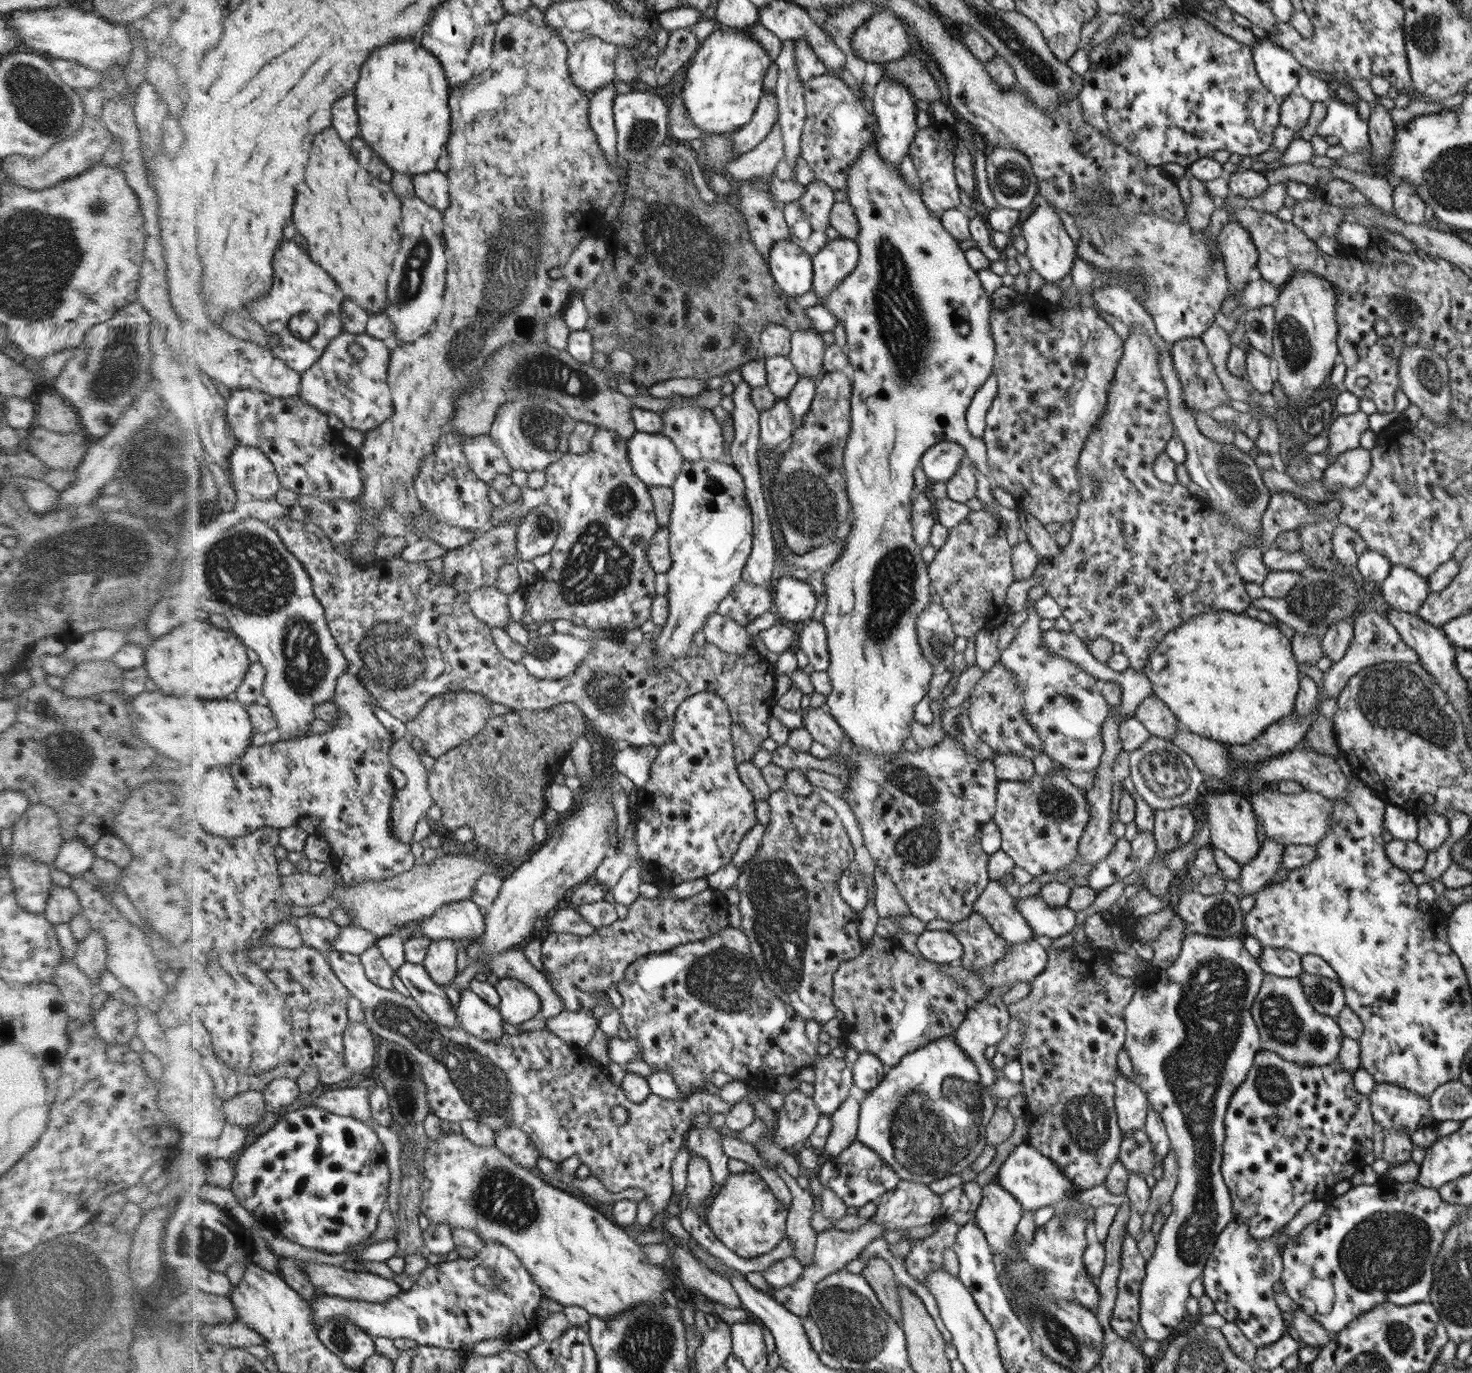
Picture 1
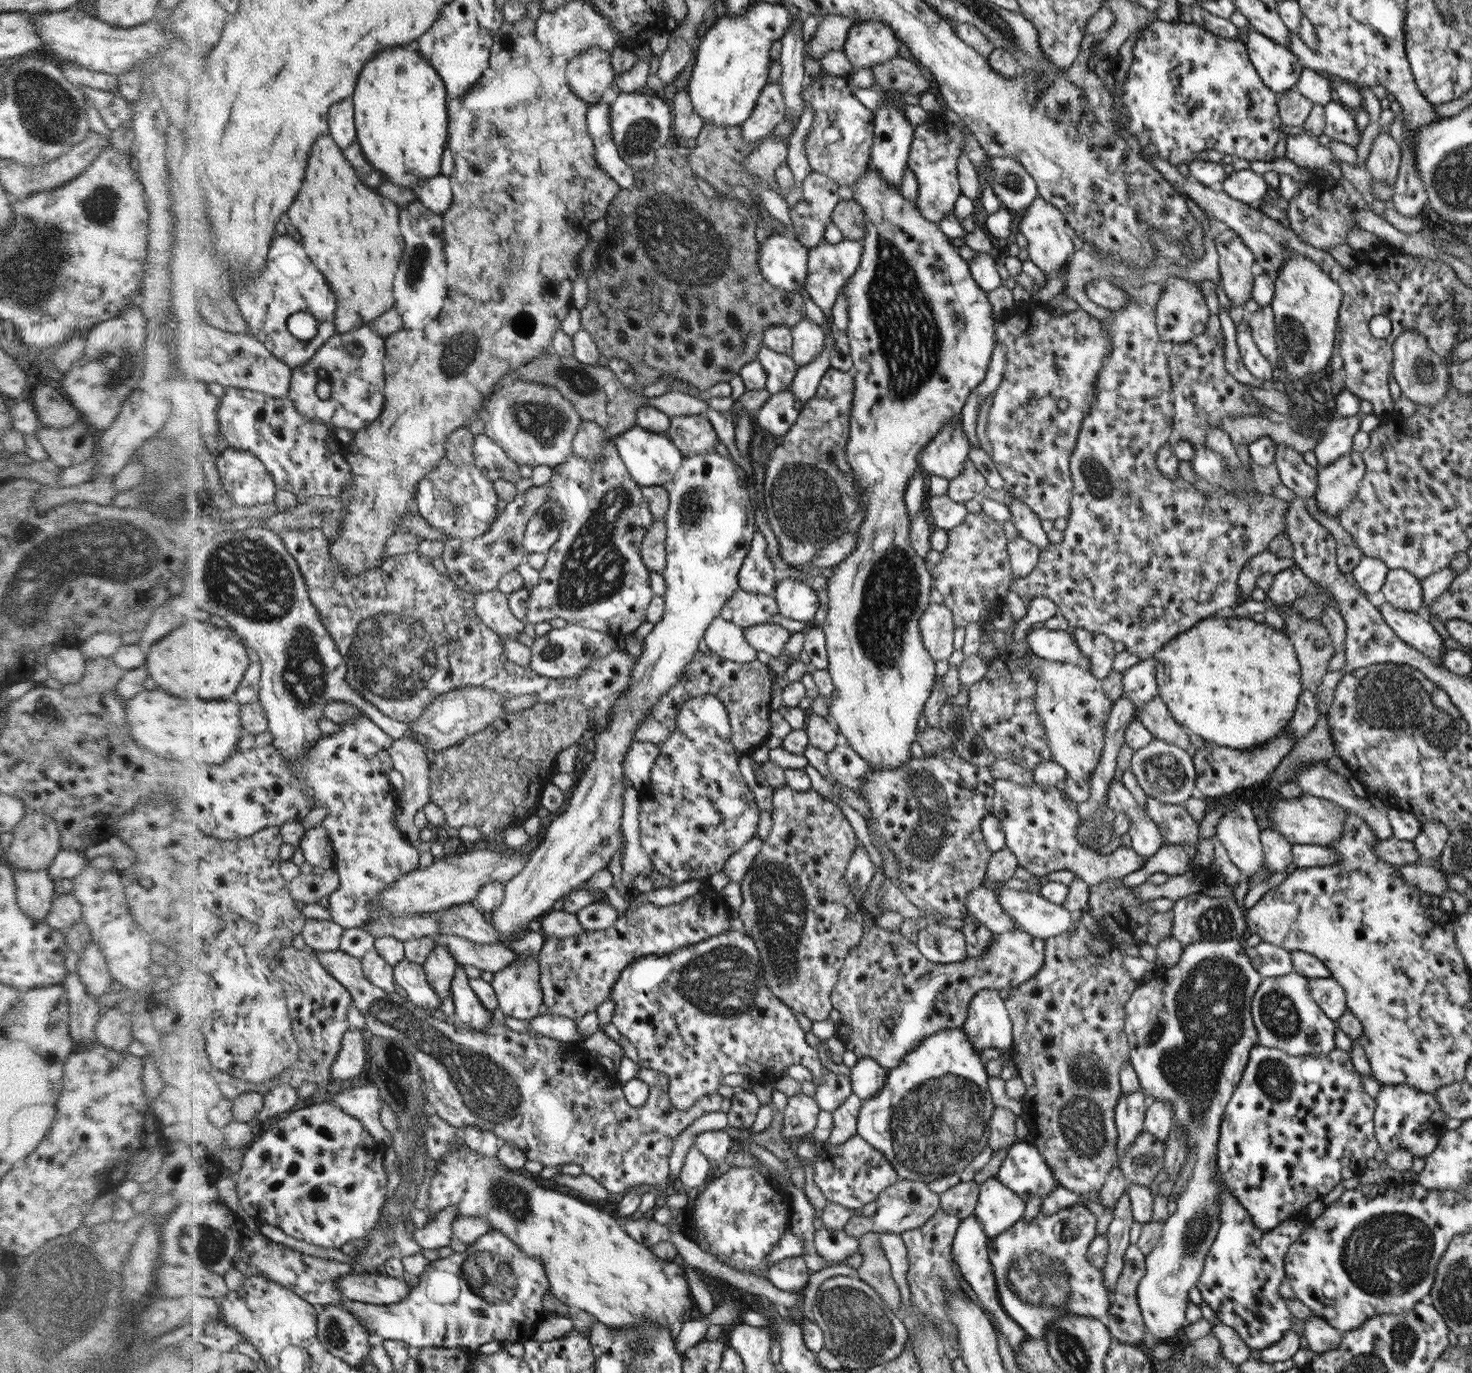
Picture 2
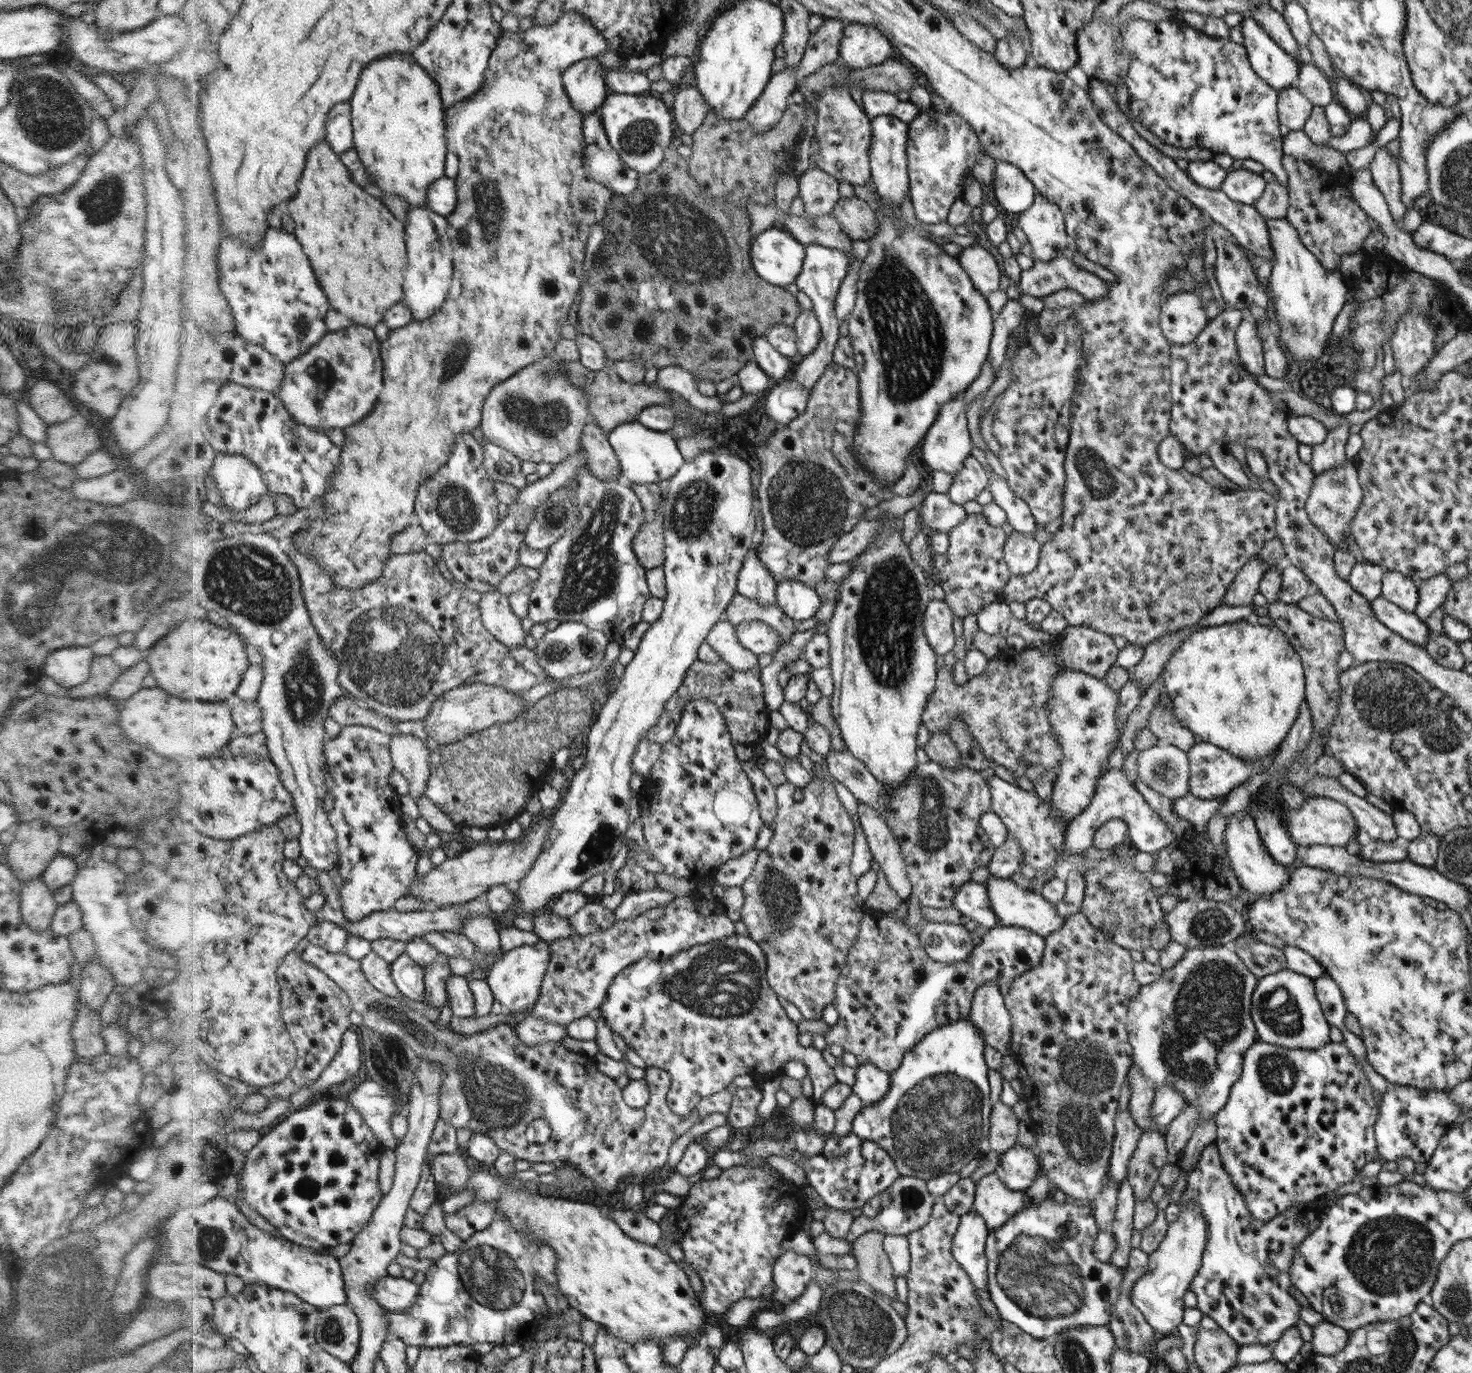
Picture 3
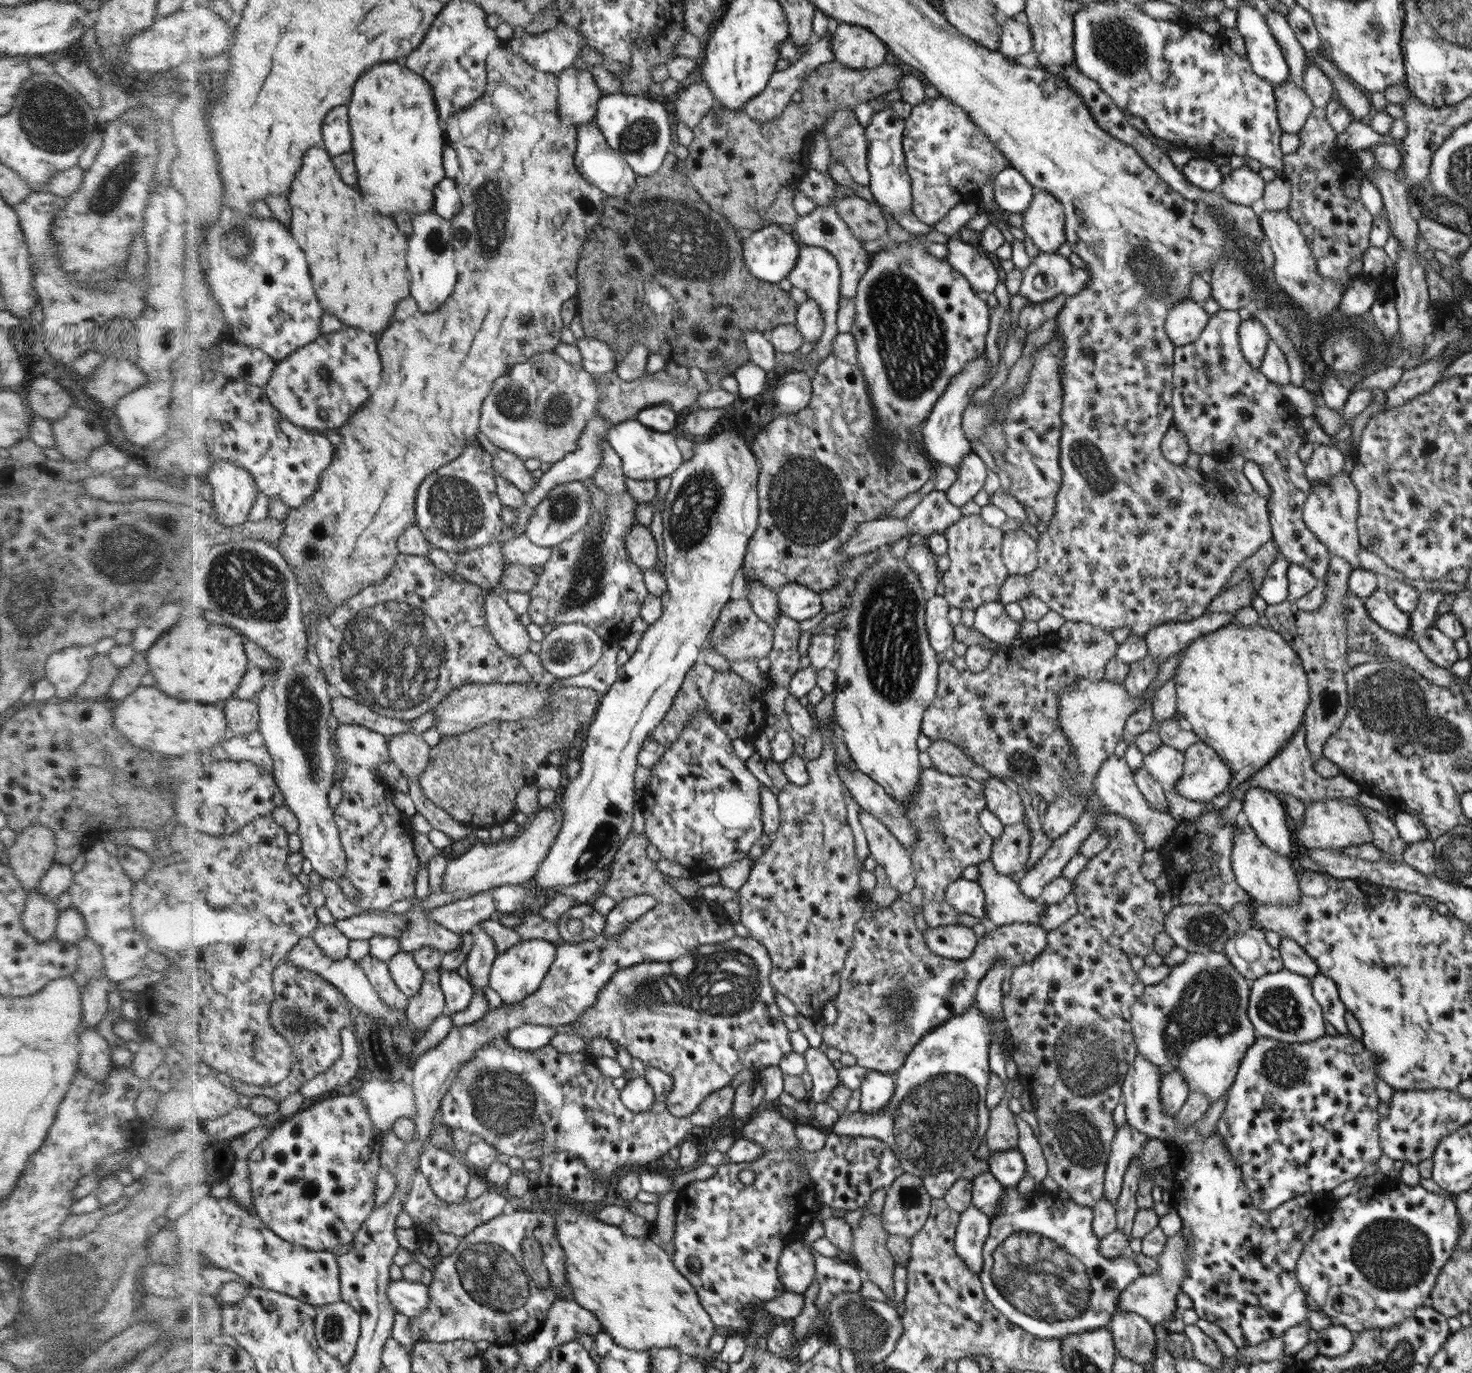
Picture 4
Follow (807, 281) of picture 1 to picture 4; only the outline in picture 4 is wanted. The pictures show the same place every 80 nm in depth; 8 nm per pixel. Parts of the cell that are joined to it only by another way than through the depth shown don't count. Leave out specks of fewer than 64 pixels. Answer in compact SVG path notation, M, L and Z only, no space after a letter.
M772 224L742 238L743 261L756 278L779 283L794 268L801 244L788 228Z

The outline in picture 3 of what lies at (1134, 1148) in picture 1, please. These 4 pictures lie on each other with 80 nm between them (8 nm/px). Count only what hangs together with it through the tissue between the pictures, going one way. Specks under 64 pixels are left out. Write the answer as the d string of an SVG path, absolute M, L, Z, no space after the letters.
M1158 1130L1143 1131L1130 1163L1128 1163L1127 1175L1125 1176L1126 1180L1132 1185L1135 1198L1142 1200L1150 1196L1152 1188L1158 1184L1158 1174L1164 1165L1168 1165L1168 1160L1169 1152L1165 1135L1162 1132L1158 1132Z

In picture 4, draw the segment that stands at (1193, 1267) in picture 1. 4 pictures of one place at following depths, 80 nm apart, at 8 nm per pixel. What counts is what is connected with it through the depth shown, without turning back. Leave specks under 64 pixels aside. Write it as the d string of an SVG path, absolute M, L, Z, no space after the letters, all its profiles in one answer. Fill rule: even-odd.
M1224 952L1212 953L1190 953L1184 963L1171 968L1170 974L1158 984L1147 986L1143 996L1135 1002L1132 1009L1132 1035L1136 1038L1137 1050L1147 1059L1150 1059L1156 1066L1161 1068L1163 1078L1174 1069L1181 1070L1184 1078L1187 1080L1189 1092L1200 1091L1209 1096L1209 1101L1215 1103L1220 1097L1226 1095L1231 1084L1238 1076L1239 1066L1247 1054L1248 1048L1255 1044L1258 1035L1255 1033L1254 1024L1248 1019L1247 1006L1250 1004L1251 982L1246 980L1226 959ZM1181 1231L1172 1237L1166 1237L1165 1249L1156 1256L1159 1262L1159 1269L1154 1274L1144 1274L1135 1281L1132 1281L1123 1290L1118 1298L1117 1310L1135 1312L1146 1319L1152 1326L1164 1325L1172 1318L1172 1313L1177 1308L1176 1295L1181 1291L1181 1284L1187 1271L1187 1248L1189 1238Z

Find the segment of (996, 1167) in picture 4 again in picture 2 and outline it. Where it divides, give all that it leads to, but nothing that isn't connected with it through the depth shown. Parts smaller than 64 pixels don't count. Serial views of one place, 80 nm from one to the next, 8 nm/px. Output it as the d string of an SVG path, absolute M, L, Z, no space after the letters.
M1022 1140L1007 1150L996 1177L1025 1202L1034 1196L1046 1197L1054 1183L1058 1183L1040 1150L1029 1140Z

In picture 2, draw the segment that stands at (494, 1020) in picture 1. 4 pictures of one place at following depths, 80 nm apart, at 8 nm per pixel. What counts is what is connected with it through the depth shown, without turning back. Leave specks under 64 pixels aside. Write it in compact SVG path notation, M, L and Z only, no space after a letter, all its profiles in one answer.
M457 964L455 977L451 982L451 996L456 1012L454 1018L470 1026L472 1031L486 1032L494 1024L492 1010L486 1010L480 1004L460 964Z

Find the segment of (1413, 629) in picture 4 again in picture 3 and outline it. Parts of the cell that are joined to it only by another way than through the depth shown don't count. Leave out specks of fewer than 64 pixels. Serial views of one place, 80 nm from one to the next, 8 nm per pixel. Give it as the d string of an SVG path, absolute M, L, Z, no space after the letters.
M1445 573L1423 580L1419 590L1419 601L1413 613L1425 623L1426 618L1446 600L1451 584L1452 581Z

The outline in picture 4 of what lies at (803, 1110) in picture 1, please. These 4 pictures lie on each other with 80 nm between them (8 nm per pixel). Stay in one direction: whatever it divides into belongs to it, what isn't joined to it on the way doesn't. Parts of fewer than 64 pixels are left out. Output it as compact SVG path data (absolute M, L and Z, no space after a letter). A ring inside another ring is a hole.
M736 935L730 941L720 945L707 944L697 946L695 950L692 950L692 953L688 953L673 962L640 963L640 965L618 969L607 984L600 989L595 1003L589 1006L584 1011L584 1014L573 1023L576 1035L582 1038L584 1043L590 1043L598 1037L609 1038L615 1047L626 1048L626 1052L631 1054L632 1058L640 1058L648 1069L656 1067L658 1070L671 1075L675 1084L667 1097L667 1106L671 1113L677 1117L690 1116L698 1108L700 1101L703 1101L709 1094L715 1093L716 1090L728 1086L734 1075L738 1074L741 1070L777 1065L783 1056L793 1051L789 1039L790 1031L786 1028L782 1020L783 1013L775 1001L776 990L770 984L769 977L772 971L771 956L768 954L768 950L754 939L750 936L740 937ZM808 1048L803 1053L807 1071L814 1080L814 1090L809 1093L807 1101L811 1104L826 1101L830 1093L839 1085L838 1073L826 1053L820 1049Z

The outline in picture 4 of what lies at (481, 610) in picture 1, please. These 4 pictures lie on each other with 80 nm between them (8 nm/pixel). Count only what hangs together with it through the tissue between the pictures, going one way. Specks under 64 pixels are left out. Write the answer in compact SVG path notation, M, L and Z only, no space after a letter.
M488 593L487 625L499 645L514 658L528 652L531 641L526 626L520 623L519 617L509 607L505 595Z

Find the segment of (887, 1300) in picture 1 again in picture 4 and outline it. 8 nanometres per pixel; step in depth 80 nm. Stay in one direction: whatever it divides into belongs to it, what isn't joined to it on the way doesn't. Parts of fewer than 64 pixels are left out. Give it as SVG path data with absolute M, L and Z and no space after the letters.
M866 1213L853 1231L853 1256L856 1268L868 1274L871 1280L886 1294L888 1304L897 1307L894 1301L893 1272L896 1262L886 1246L891 1234L881 1225L881 1218Z

